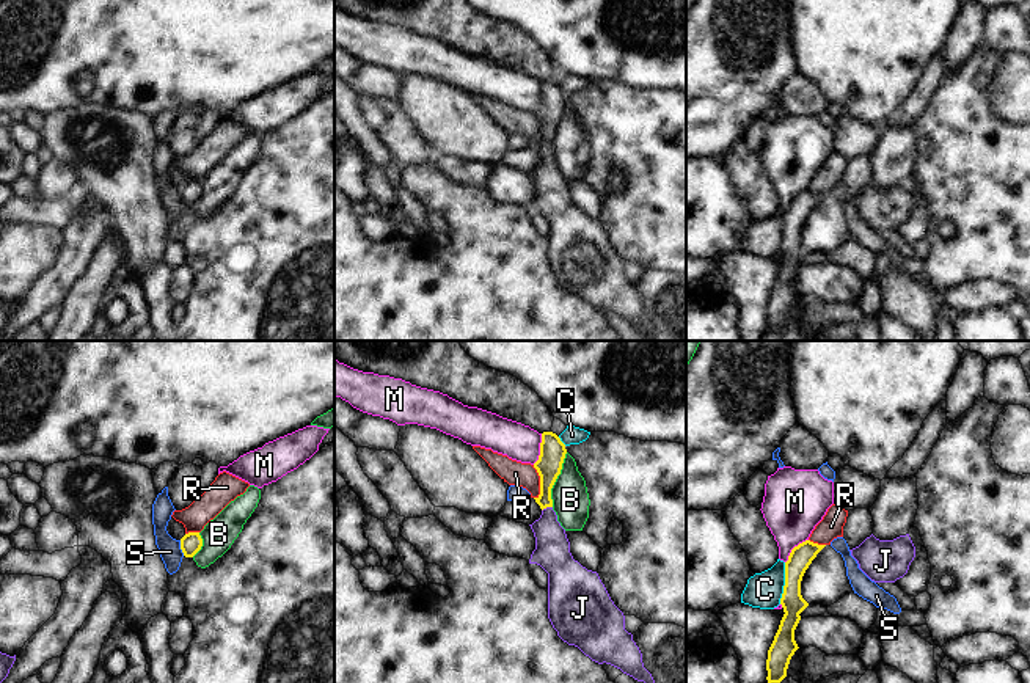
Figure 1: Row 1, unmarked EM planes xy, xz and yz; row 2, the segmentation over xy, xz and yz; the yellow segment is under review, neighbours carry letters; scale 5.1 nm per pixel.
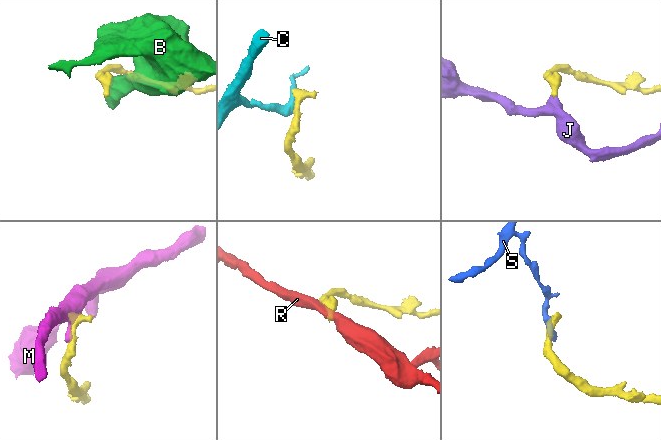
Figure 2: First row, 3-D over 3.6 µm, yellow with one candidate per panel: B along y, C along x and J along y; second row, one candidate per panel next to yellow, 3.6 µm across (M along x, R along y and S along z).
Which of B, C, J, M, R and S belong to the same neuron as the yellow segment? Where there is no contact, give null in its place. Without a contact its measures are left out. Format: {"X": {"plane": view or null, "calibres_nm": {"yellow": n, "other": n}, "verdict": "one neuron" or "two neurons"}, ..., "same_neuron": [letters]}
{"B": {"plane": "xz", "calibres_nm": {"yellow": 130, "other": 190}, "verdict": "two neurons"}, "C": {"plane": "yz", "calibres_nm": {"yellow": 120, "other": 180}, "verdict": "two neurons"}, "J": {"plane": "xz", "calibres_nm": {"yellow": 130, "other": 180}, "verdict": "one neuron"}, "M": {"plane": "xz", "calibres_nm": {"yellow": 130, "other": 190}, "verdict": "two neurons"}, "R": {"plane": "xz", "calibres_nm": {"yellow": 130, "other": 130}, "verdict": "two neurons"}, "S": {"plane": "xy", "calibres_nm": {"yellow": 110, "other": 120}, "verdict": "two neurons"}, "same_neuron": ["J"]}

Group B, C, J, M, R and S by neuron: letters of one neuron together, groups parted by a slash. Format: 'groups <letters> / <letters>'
groups B / C / J / M / R / S

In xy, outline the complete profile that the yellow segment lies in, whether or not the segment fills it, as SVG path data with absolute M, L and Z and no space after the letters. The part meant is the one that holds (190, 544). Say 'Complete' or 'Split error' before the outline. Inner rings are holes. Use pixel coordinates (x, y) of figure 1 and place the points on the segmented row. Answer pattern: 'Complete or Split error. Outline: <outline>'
Complete. Outline: M188 532L181 539L181 550L185 557L193 557L203 546L199 532Z

